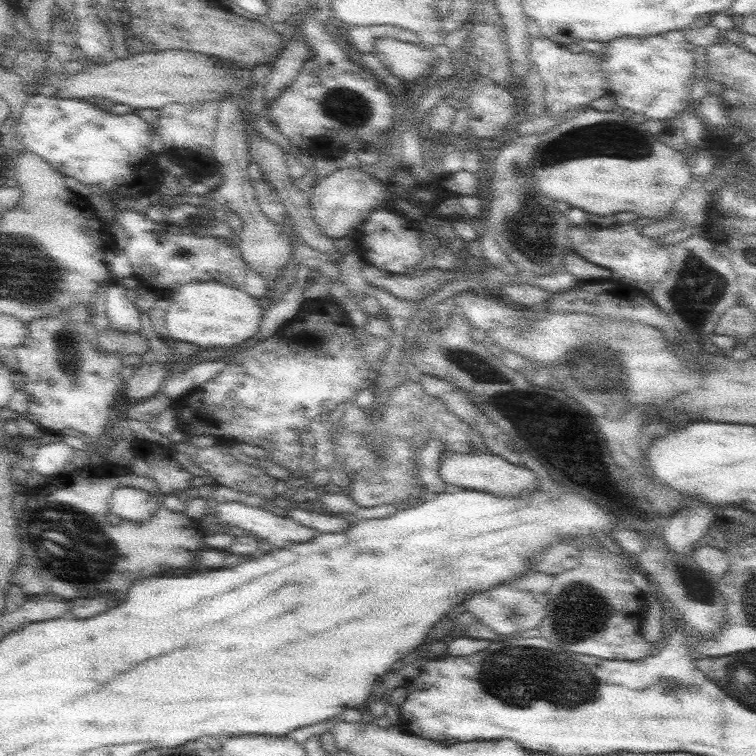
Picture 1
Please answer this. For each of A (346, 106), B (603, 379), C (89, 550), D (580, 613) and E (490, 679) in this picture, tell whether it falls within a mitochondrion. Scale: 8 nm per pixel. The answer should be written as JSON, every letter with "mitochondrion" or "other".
{"A":"mitochondrion","B":"mitochondrion","C":"mitochondrion","D":"mitochondrion","E":"mitochondrion"}

